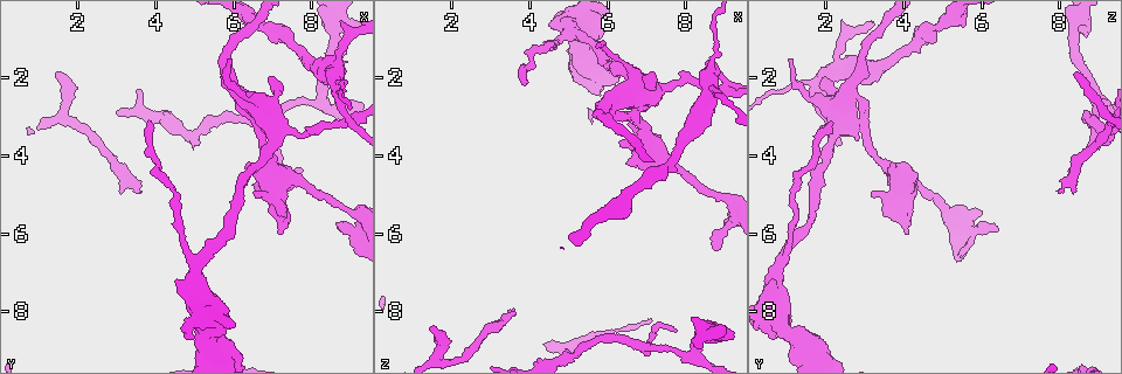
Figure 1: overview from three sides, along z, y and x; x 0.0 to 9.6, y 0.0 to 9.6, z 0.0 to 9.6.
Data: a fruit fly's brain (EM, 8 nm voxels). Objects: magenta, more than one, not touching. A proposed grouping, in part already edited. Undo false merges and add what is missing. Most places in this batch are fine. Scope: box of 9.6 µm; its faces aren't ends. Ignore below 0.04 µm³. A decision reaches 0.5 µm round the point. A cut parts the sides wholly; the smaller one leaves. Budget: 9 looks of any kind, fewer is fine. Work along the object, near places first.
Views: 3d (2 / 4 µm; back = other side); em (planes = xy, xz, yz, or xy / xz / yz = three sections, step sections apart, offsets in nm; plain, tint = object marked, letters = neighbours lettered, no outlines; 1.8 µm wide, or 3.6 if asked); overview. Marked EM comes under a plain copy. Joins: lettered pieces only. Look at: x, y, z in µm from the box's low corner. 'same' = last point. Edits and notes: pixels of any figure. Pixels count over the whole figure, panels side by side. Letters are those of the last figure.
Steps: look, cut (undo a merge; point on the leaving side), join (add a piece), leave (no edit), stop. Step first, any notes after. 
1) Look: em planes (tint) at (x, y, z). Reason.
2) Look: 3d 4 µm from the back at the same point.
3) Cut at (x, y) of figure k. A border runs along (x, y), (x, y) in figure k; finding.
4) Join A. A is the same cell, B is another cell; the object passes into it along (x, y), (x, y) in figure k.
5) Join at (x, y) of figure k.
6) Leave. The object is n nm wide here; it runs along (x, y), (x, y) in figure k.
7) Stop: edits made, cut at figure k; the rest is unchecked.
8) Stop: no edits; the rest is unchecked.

Look: em xz step 16 (letters) at (1.50, 1.90, 8.45). Branch stops here.

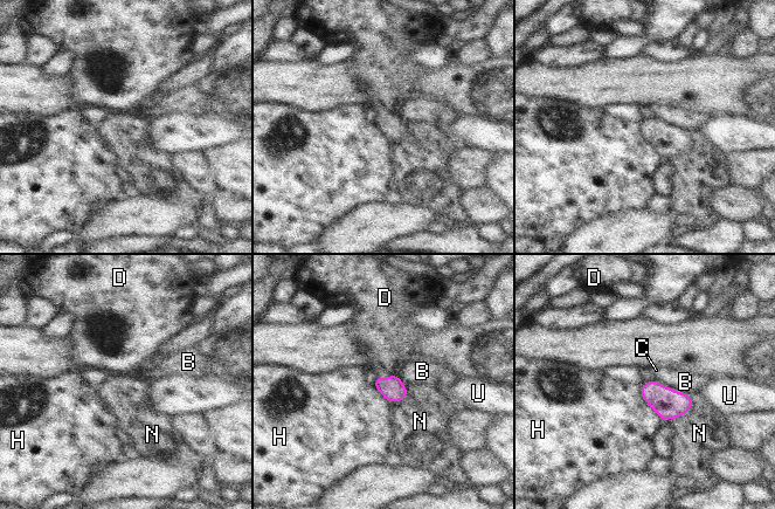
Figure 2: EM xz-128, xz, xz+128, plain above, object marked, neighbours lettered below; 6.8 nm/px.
Join D. The object is 160 nm wide here; D is the same cell, B, C, H, N and U are other cells; the object passes into it along (392, 389), (385, 378), (383, 342) in figure 2; it goes on there.

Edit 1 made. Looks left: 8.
Look: em yz step 8 (tint) at (3.80, 3.15, 2.15). Long arm stops here.

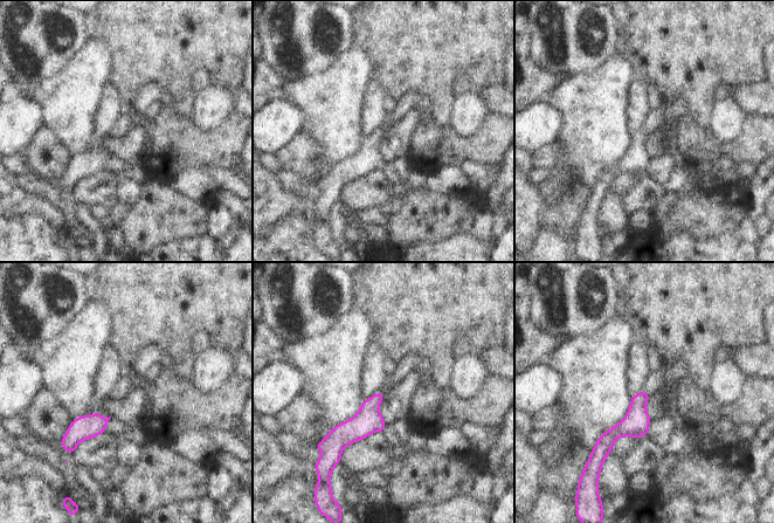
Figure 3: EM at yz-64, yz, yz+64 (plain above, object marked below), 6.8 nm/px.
Look: em xy step 4 (letters) at the same point. Cut it another way.

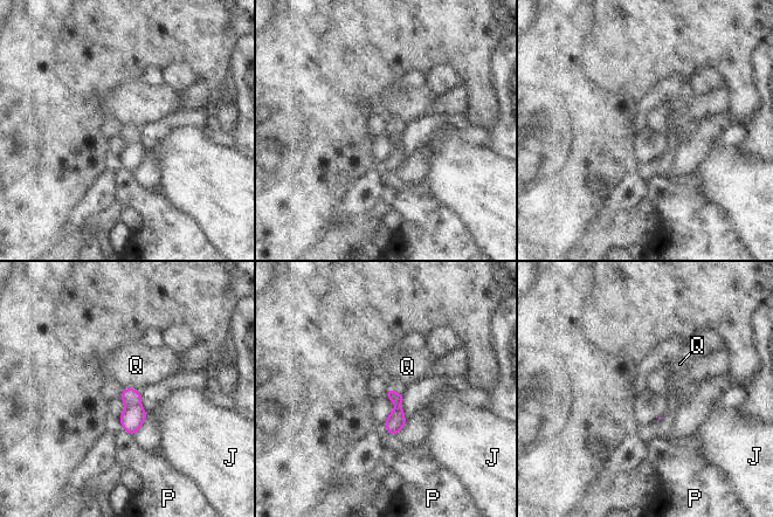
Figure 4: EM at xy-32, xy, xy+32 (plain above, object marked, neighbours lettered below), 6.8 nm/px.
Leave. J, P and Q are other cells; a border runs along (123, 391), (132, 387), (140, 393) in figure 4; none of them fits.

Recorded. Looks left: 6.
Look: em yz step 16 (tint) at (8.95, 3.10, 2.25). Four or more arms meet.

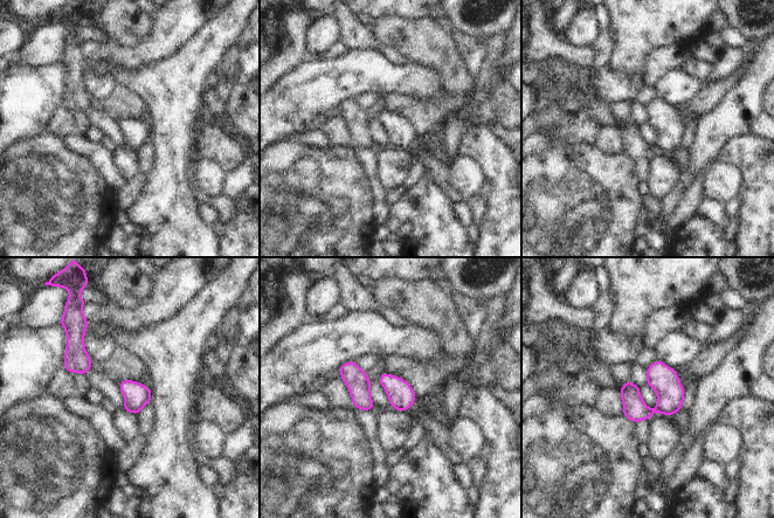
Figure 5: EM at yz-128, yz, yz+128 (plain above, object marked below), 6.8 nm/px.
Look: em yz step 16 (letters) at the same point. See the neighbours.

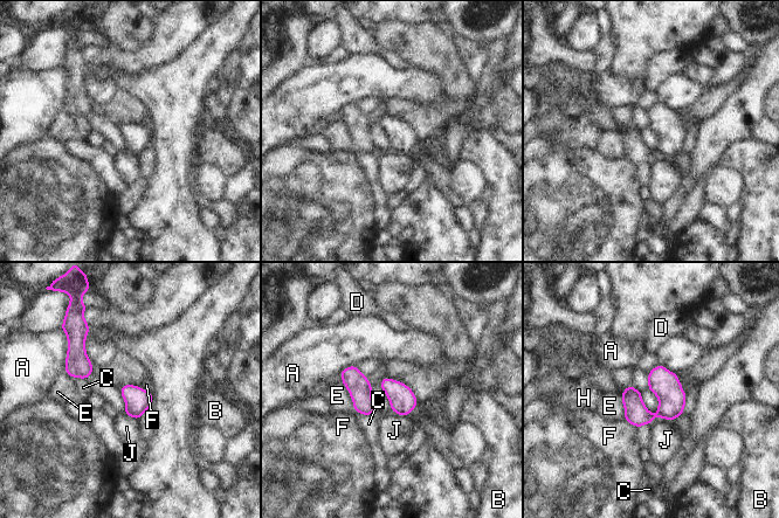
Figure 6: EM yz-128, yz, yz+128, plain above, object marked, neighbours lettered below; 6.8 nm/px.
Leave. The object is 170 nm wide here; A, B, C, D, E, F, H and J are other cells; a border runs along (670, 419), (655, 418), (649, 423) in figure 6; continuous, no second cell.

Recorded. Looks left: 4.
Look: em 3.6 µm yz step 16 (tint) at (7.10, 3.35, 2.25). Branch point.

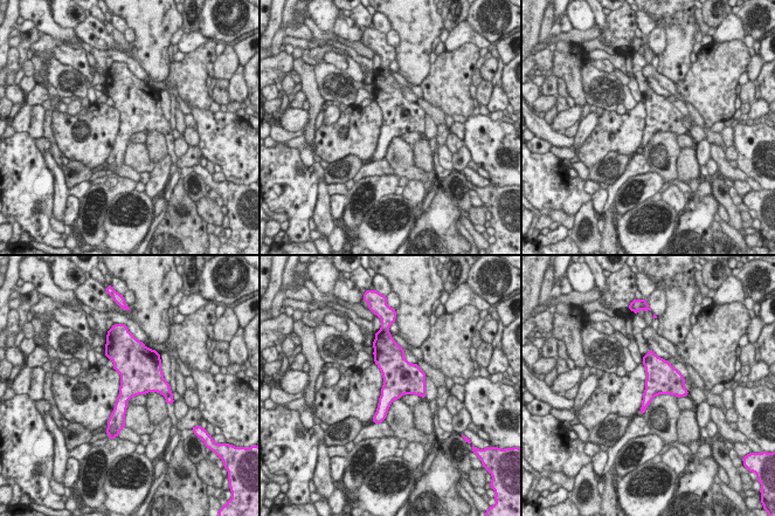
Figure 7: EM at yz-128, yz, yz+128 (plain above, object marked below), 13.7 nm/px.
Look: em 3.6 µm planes (letters) at the same point. Cut it another way.

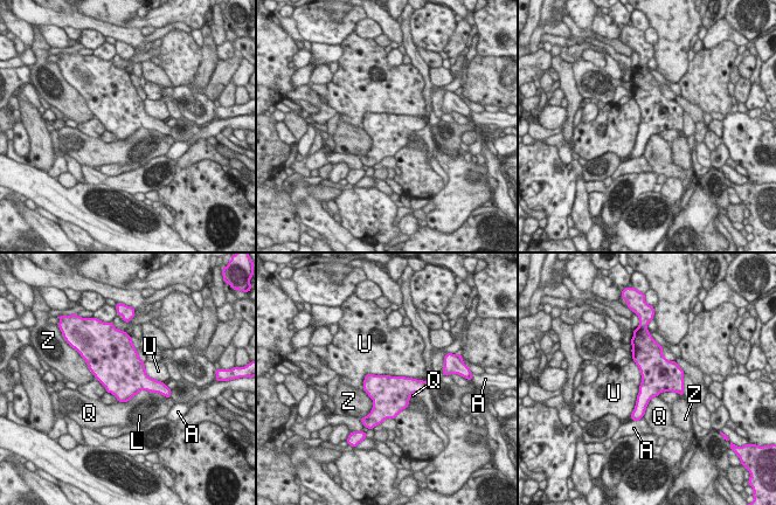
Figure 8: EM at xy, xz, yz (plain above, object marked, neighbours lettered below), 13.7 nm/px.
Leave. A, L, Q, U and Z are other cells; all the same cell.

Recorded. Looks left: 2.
Stop: edits made, join at figure 2; the rest is unchecked.

